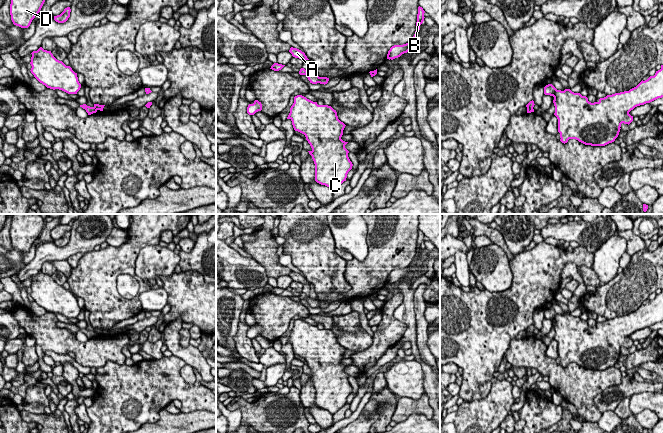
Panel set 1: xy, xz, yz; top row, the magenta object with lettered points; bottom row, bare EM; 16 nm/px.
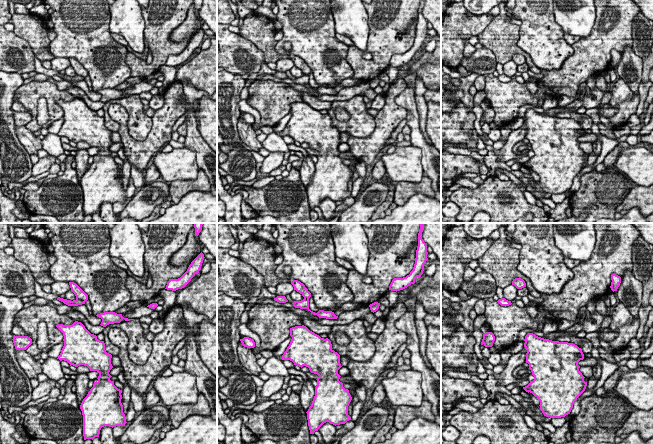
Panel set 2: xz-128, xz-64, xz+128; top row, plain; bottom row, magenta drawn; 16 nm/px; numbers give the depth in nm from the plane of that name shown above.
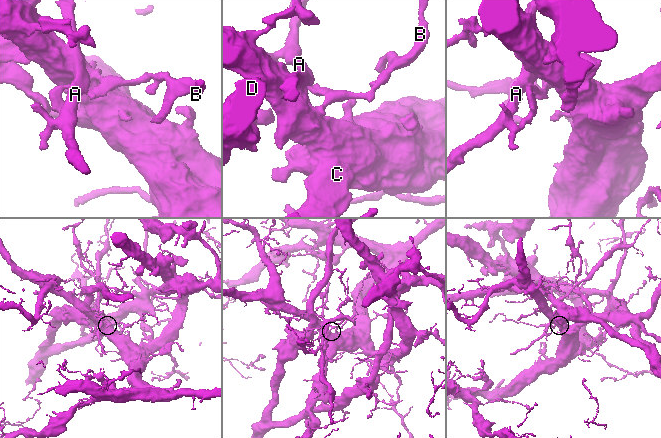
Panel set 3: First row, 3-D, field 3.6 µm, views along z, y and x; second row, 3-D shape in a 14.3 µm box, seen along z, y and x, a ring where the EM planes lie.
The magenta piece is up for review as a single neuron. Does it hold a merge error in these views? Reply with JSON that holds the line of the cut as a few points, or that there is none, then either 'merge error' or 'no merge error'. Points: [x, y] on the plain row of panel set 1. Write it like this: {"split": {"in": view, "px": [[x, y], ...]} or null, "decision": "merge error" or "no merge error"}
{"split": {"in": "xz", "px": [[320, 301], [318, 306]]}, "decision": "merge error"}

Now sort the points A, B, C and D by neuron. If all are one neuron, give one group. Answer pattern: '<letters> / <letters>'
A / B C D

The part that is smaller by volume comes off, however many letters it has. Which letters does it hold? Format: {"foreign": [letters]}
{"foreign": ["A"]}

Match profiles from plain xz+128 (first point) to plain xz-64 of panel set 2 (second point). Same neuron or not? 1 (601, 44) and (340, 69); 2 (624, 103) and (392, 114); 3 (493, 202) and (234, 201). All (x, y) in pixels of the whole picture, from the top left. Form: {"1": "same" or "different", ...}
{"1": "different", "2": "same", "3": "different"}

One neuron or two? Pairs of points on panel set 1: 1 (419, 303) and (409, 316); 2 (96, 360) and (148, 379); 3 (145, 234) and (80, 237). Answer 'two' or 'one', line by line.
1: two
2: two
3: two

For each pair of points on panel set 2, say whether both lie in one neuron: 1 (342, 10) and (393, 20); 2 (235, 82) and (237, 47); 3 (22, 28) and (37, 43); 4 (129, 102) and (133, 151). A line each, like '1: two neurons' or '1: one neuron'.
1: two neurons
2: two neurons
3: one neuron
4: two neurons

